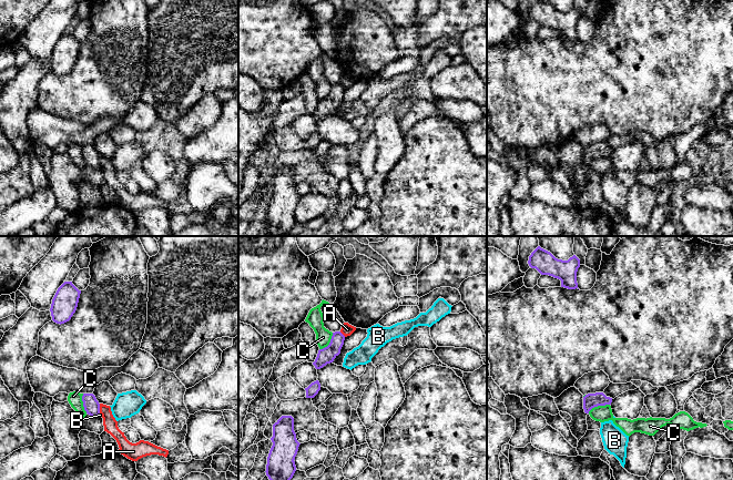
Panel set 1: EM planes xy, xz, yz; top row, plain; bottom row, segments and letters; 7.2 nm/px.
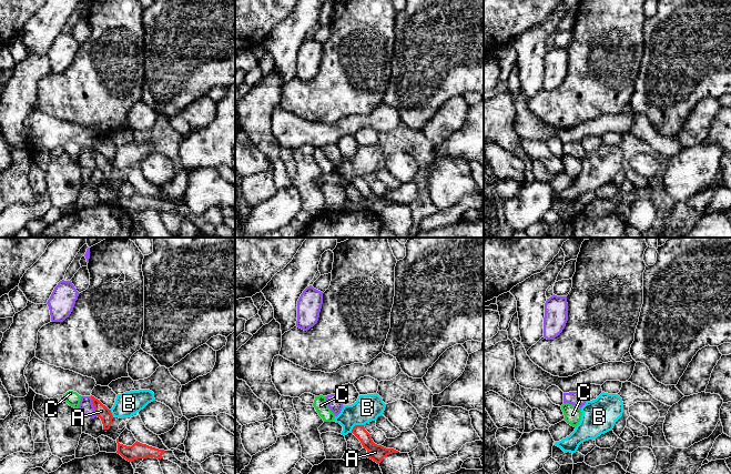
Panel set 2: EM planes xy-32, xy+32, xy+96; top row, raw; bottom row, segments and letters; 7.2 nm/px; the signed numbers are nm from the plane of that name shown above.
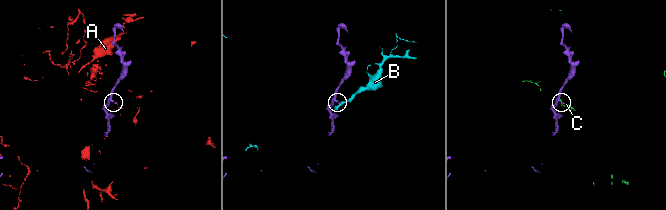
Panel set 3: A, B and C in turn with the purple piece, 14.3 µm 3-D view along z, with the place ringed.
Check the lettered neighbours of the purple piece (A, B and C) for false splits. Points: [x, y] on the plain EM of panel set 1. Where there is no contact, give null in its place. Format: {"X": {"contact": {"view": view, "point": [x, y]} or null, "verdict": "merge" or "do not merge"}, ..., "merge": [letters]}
{"A": {"contact": {"view": "xy", "point": [99, 160]}, "verdict": "do not merge"}, "B": {"contact": {"view": "xy", "point": [99, 165]}, "verdict": "do not merge"}, "C": {"contact": {"view": "yz", "point": [598, 156]}, "verdict": "do not merge"}, "merge": []}

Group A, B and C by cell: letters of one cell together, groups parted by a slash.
A / B / C

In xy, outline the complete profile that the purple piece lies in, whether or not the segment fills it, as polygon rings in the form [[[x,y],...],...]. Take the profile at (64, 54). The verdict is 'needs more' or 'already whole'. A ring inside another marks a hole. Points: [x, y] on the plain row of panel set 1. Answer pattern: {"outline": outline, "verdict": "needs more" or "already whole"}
{"outline": [[[64,33],[57,42],[52,55],[51,68],[57,75],[64,75],[71,71],[77,62],[81,42],[72,33]]], "verdict": "already whole"}

